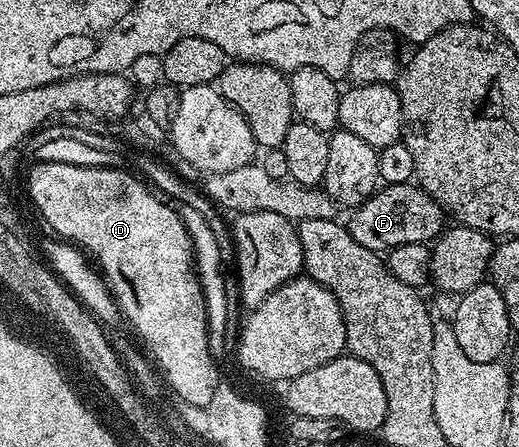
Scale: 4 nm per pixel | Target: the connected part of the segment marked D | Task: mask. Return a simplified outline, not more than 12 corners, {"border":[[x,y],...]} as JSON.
{"border":[[35,163],[176,396],[221,383],[181,217],[118,166]]}

